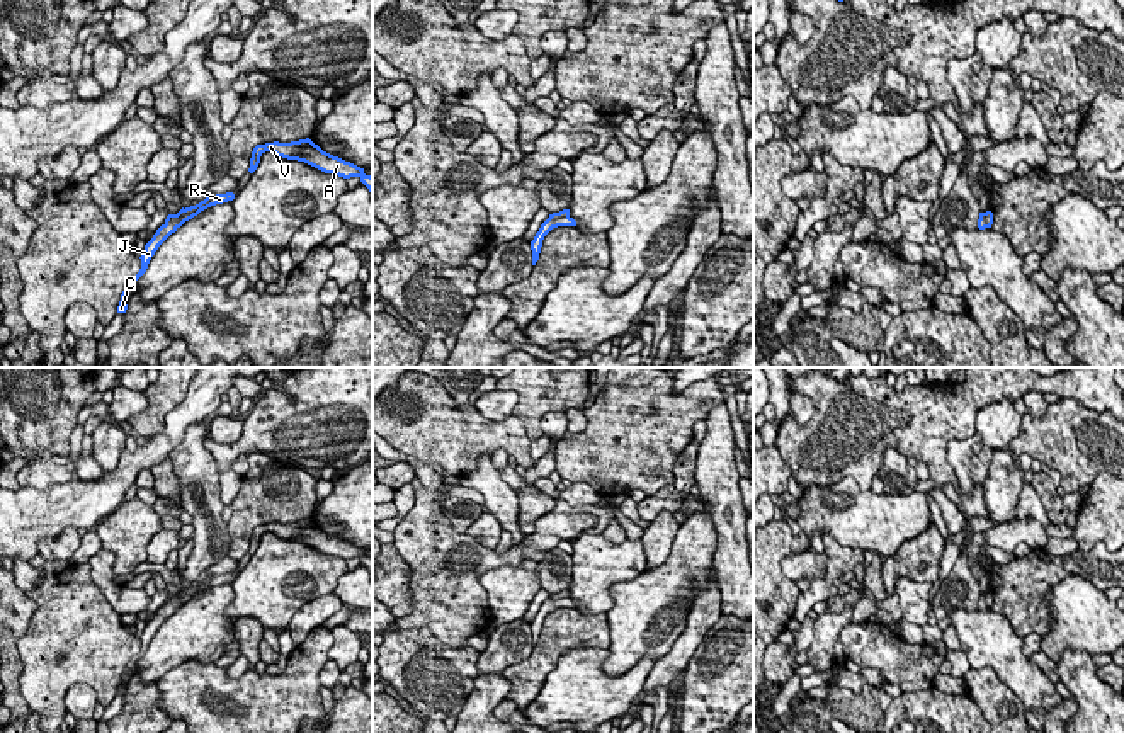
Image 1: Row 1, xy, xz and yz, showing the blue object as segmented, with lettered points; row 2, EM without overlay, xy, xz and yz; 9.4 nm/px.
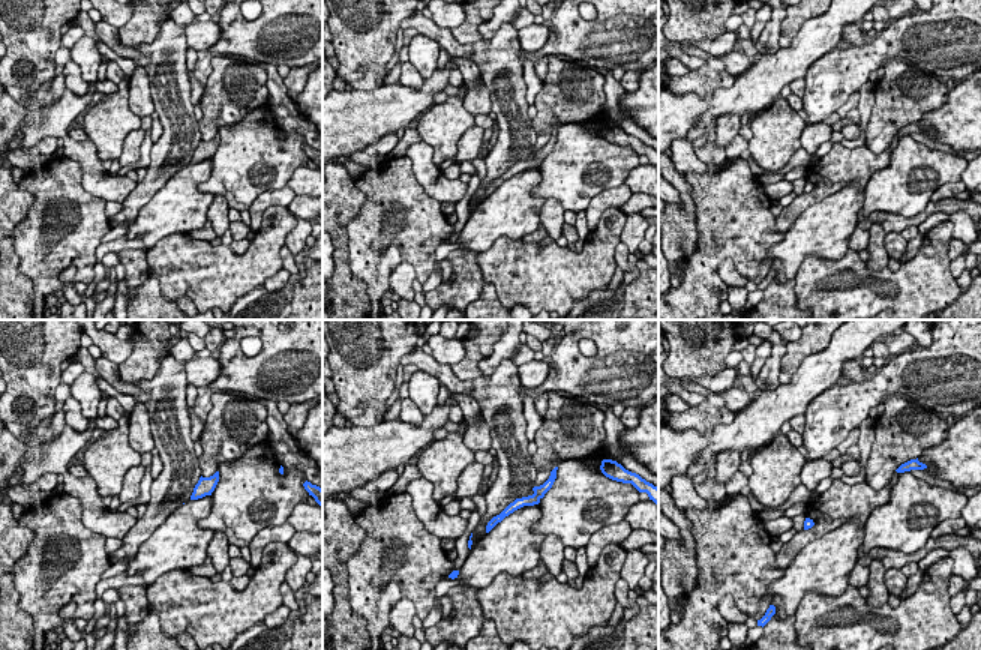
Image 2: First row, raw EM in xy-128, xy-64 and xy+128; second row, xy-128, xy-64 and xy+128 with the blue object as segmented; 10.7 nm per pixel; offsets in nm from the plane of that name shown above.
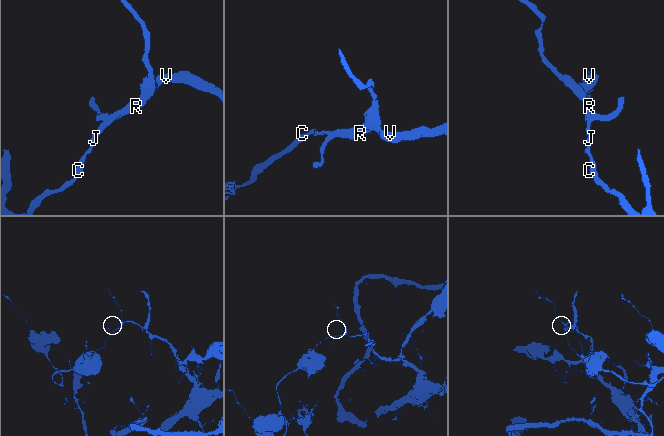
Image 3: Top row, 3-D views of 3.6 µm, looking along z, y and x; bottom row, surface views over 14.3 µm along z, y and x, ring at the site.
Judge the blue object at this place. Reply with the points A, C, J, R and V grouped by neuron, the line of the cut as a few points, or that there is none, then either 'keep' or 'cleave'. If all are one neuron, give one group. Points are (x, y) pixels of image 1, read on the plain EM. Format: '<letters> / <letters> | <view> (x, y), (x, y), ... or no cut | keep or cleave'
A R V / C J | xy (213, 577), (198, 590), (177, 594), (165, 604) | cleave

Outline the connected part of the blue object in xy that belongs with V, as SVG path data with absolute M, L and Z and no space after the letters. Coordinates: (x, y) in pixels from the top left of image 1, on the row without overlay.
M309 519L291 524L274 522L274 524L257 526L250 539L250 549L248 549L250 554L257 551L260 544L260 537L265 532L274 532L277 537L287 541L304 543L325 554L338 556L343 560L359 558L372 577L372 558L366 556L364 549L323 532Z

